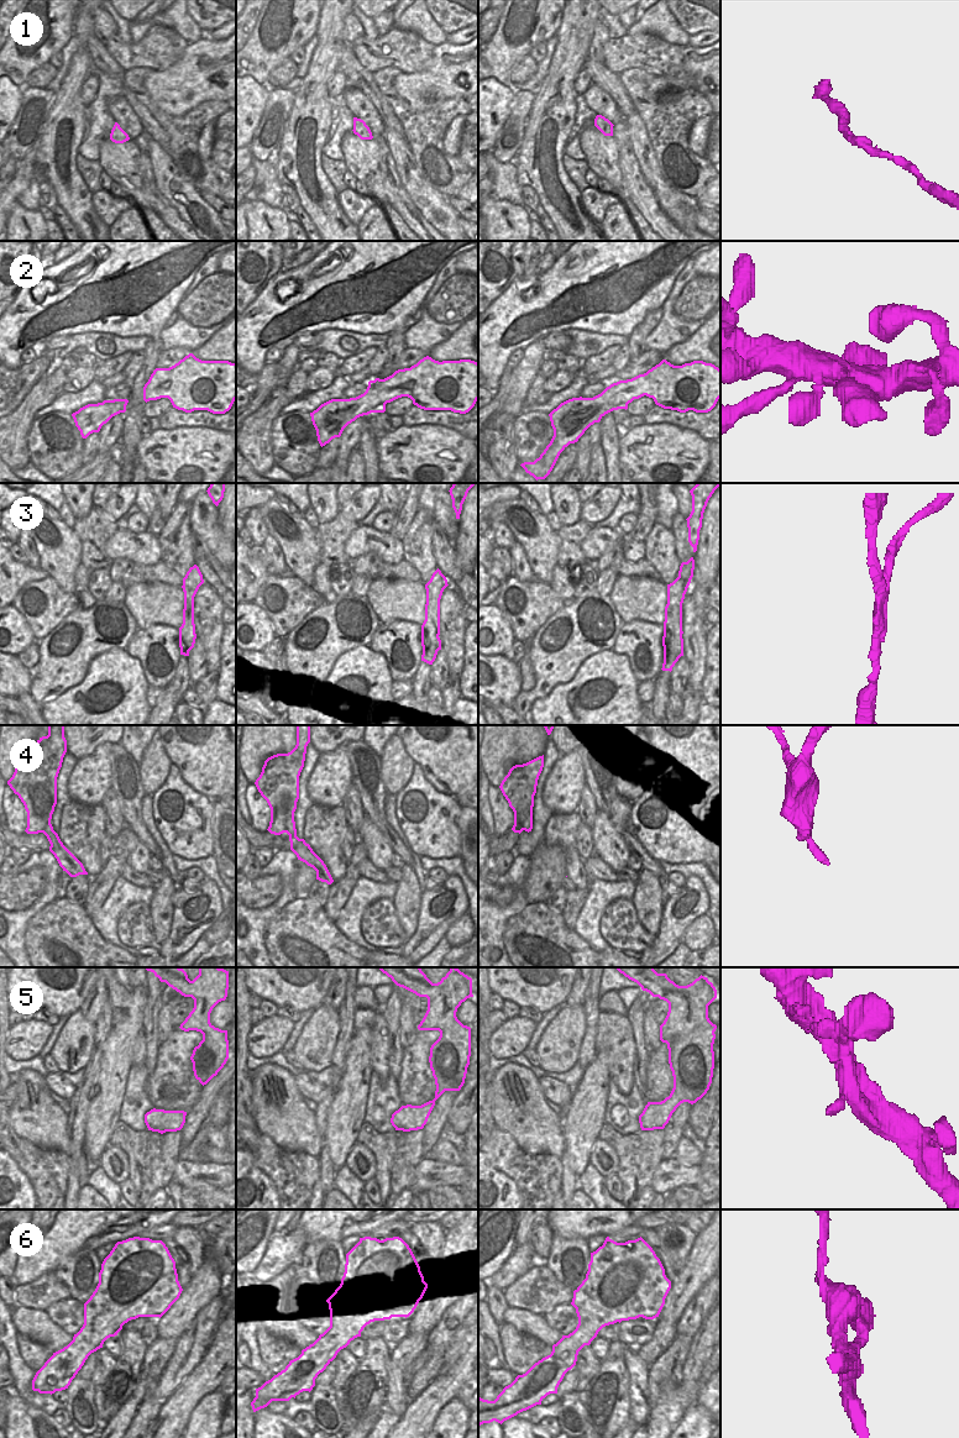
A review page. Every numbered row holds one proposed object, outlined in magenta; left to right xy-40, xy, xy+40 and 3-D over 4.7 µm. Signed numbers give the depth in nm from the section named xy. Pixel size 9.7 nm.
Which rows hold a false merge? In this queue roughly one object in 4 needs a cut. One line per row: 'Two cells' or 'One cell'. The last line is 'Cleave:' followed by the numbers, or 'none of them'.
1: One cell
2: One cell
3: Two cells
4: Two cells
5: One cell
6: Two cells
Cleave: 3, 4, 6

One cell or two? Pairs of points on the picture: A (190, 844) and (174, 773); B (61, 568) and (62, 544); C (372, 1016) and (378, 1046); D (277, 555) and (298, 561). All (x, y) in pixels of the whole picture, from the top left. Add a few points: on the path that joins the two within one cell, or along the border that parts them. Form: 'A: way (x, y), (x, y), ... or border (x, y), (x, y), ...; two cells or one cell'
A: way (192, 827), (192, 808), (194, 803), (183, 791); one cell
B: way (61, 562), (61, 550); one cell
C: way (377, 1023), (378, 1039); one cell
D: border (268, 534), (278, 544), (288, 570); two cells

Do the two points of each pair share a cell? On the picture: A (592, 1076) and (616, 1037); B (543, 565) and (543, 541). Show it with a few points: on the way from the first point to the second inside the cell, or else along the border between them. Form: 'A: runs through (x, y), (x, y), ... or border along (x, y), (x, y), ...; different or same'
A: border along (597, 1050), (602, 1050), (607, 1055), (611, 1080); different
B: runs through (543, 559), (543, 547); same

